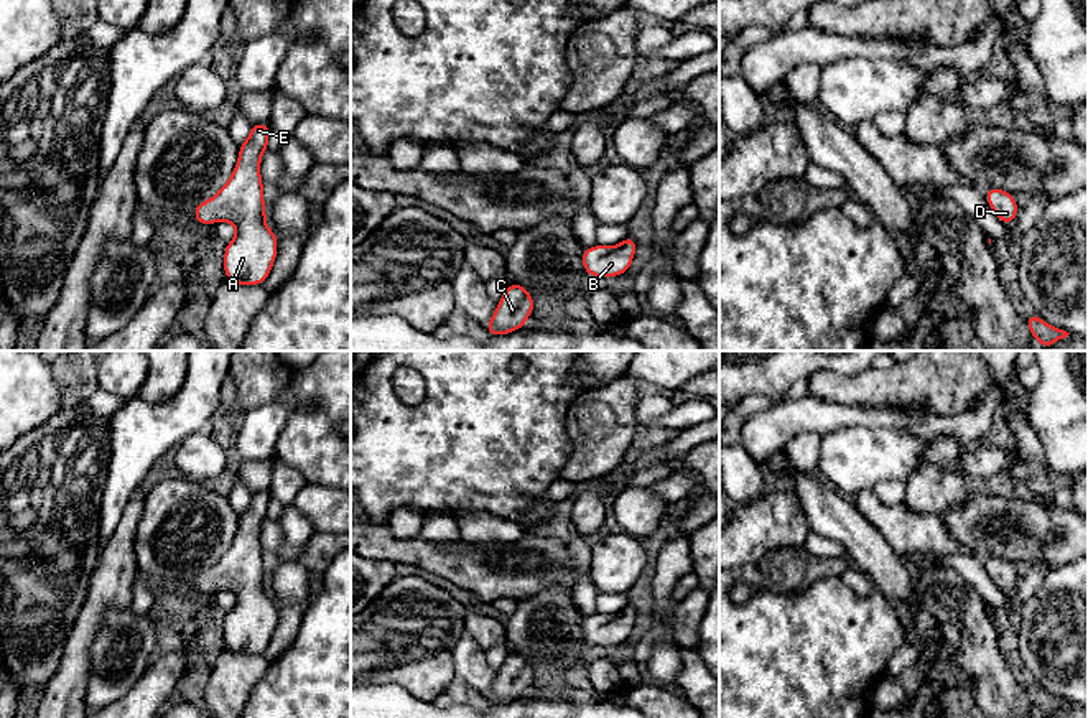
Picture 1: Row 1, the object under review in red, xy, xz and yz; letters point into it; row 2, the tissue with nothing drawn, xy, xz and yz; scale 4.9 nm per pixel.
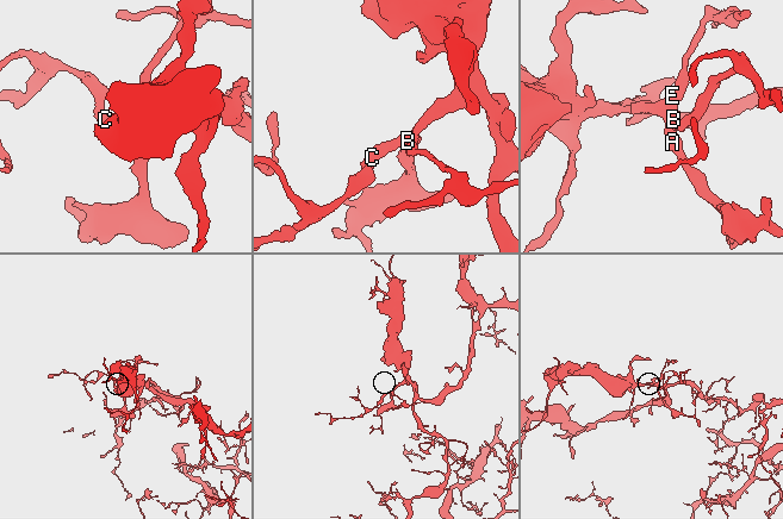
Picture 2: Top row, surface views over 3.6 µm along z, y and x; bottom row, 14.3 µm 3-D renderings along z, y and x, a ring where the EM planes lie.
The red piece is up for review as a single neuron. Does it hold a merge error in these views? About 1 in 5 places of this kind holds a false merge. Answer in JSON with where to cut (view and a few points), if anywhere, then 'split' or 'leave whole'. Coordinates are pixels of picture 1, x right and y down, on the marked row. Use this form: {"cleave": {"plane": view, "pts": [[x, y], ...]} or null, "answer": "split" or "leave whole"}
{"cleave": null, "answer": "leave whole"}

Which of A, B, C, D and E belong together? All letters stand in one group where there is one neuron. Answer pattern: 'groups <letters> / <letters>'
groups A B C D E

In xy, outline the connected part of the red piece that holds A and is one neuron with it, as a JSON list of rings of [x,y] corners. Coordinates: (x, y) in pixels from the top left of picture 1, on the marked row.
[[[252,124],[247,140],[239,147],[239,161],[229,181],[211,199],[193,207],[193,221],[199,224],[227,221],[235,227],[237,234],[224,250],[224,273],[234,285],[263,285],[278,252],[277,235],[265,224],[260,178],[270,130],[268,124]]]

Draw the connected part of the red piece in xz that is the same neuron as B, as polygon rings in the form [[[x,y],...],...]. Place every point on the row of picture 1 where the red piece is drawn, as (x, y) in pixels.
[[[632,235],[616,247],[596,244],[583,250],[581,265],[589,277],[619,277],[630,268],[635,250],[637,242]]]

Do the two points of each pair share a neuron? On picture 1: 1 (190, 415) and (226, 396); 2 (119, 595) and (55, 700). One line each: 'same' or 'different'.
1: different
2: same

